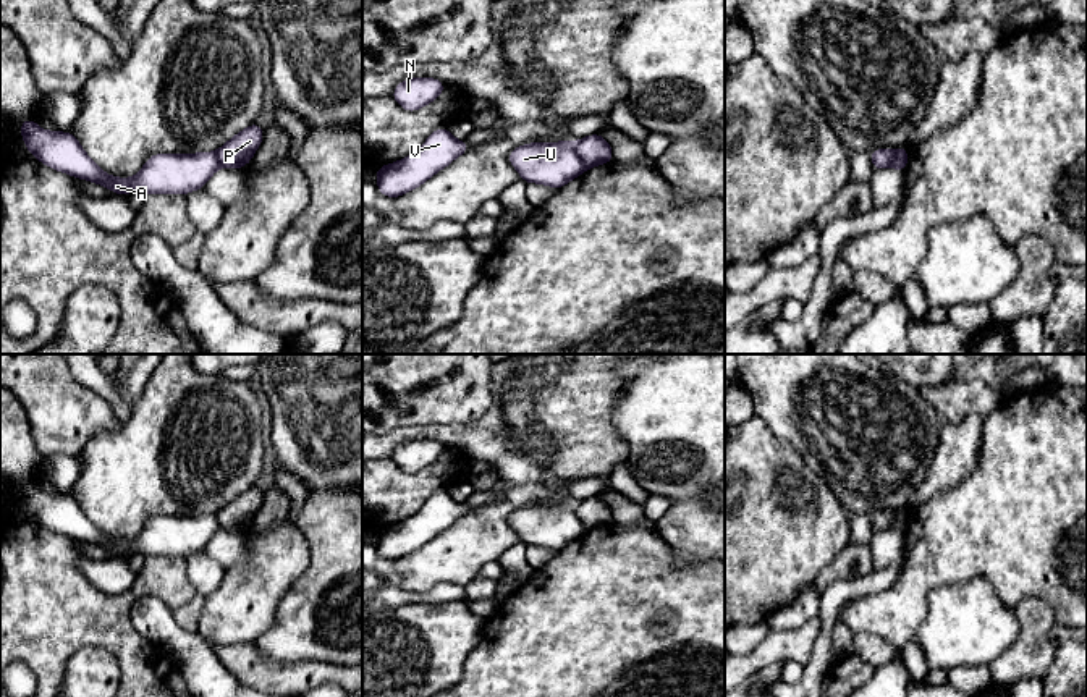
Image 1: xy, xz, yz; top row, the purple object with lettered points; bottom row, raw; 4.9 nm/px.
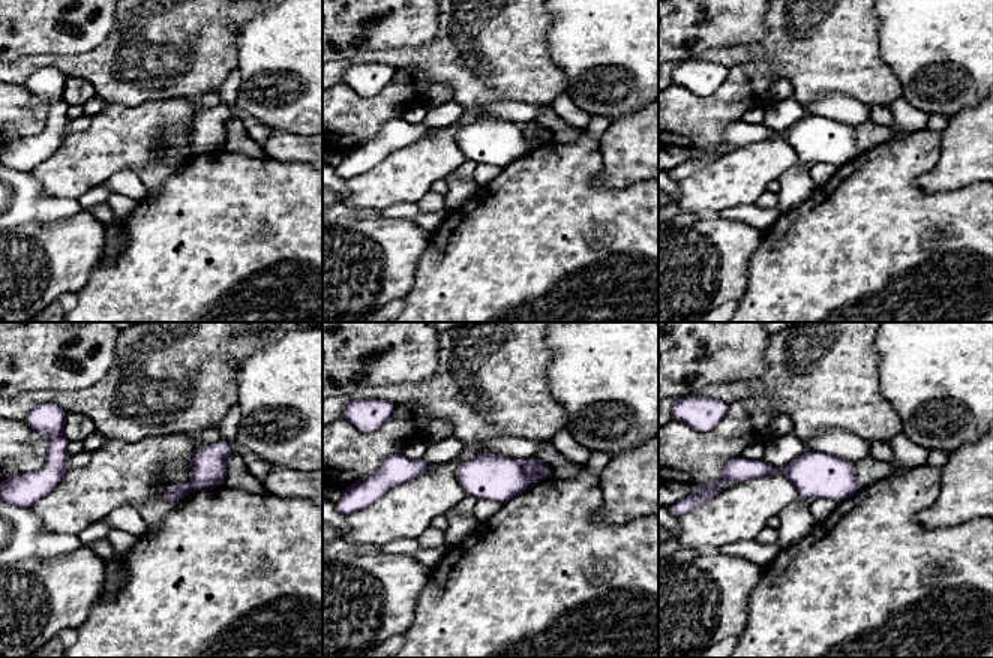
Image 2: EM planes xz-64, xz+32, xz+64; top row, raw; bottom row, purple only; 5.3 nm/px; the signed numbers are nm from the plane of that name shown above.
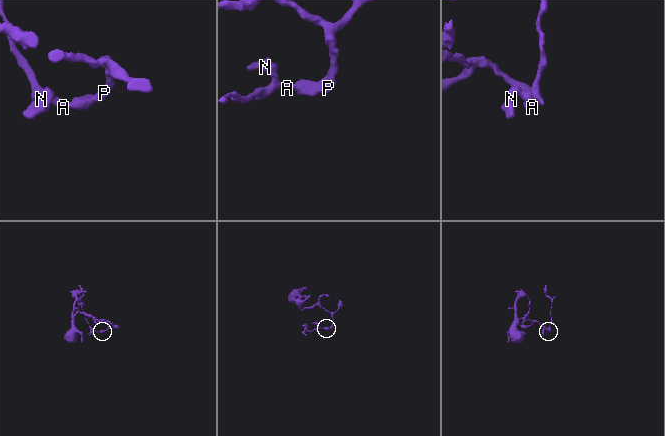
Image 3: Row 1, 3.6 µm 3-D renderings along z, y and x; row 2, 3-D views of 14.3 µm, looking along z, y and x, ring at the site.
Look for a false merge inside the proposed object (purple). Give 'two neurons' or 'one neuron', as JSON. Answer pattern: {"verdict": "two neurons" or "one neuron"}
{"verdict": "two neurons"}

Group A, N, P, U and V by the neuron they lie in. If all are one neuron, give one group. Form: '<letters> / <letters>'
A N U V / P

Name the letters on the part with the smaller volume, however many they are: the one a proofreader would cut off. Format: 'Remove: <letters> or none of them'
Remove: A, N, U, V

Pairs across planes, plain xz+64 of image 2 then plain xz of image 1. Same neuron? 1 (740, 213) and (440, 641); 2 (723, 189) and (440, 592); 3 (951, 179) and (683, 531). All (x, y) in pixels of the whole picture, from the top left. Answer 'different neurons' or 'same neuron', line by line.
1: different neurons
2: different neurons
3: same neuron

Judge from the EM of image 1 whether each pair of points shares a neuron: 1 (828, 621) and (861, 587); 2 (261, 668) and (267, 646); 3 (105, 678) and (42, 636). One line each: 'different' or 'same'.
1: same
2: different
3: different

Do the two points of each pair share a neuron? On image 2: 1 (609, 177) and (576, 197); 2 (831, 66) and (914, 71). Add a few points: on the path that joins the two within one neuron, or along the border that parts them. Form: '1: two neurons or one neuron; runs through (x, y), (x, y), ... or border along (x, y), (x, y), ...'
1: two neurons; border along (599, 149), (596, 182), (632, 185)
2: two neurons; border along (879, 36), (879, 54), (896, 74), (903, 95)

